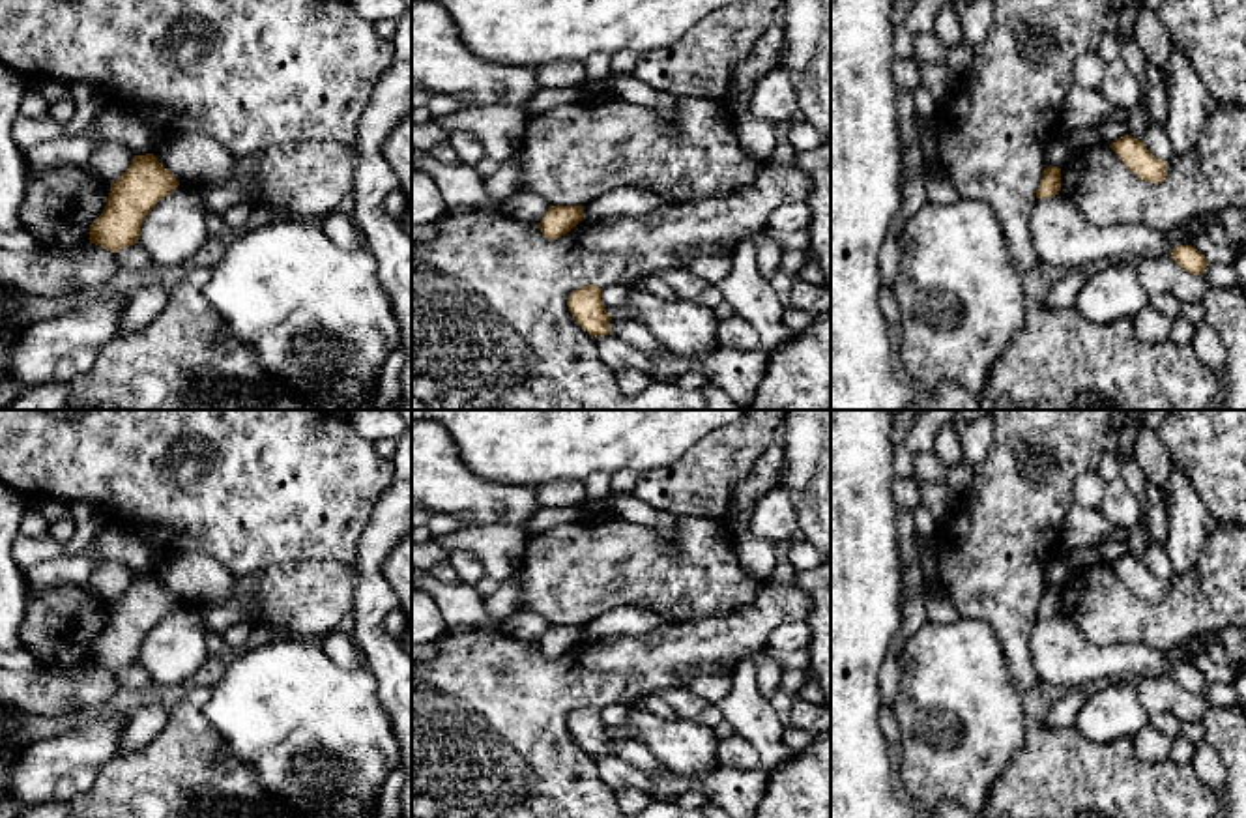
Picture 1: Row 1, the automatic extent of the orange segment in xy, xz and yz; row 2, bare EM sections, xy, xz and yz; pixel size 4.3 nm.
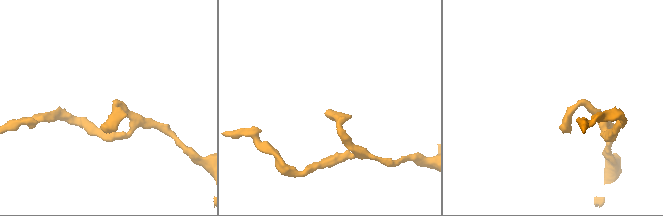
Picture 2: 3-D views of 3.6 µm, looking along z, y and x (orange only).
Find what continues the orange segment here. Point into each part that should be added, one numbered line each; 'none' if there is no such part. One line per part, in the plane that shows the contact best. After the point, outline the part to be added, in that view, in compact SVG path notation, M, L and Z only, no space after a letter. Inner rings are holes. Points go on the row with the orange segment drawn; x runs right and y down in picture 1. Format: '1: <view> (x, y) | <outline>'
none

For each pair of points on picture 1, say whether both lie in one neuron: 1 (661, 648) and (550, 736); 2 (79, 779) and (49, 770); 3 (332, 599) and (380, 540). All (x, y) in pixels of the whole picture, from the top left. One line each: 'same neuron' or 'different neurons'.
1: same neuron
2: different neurons
3: different neurons

